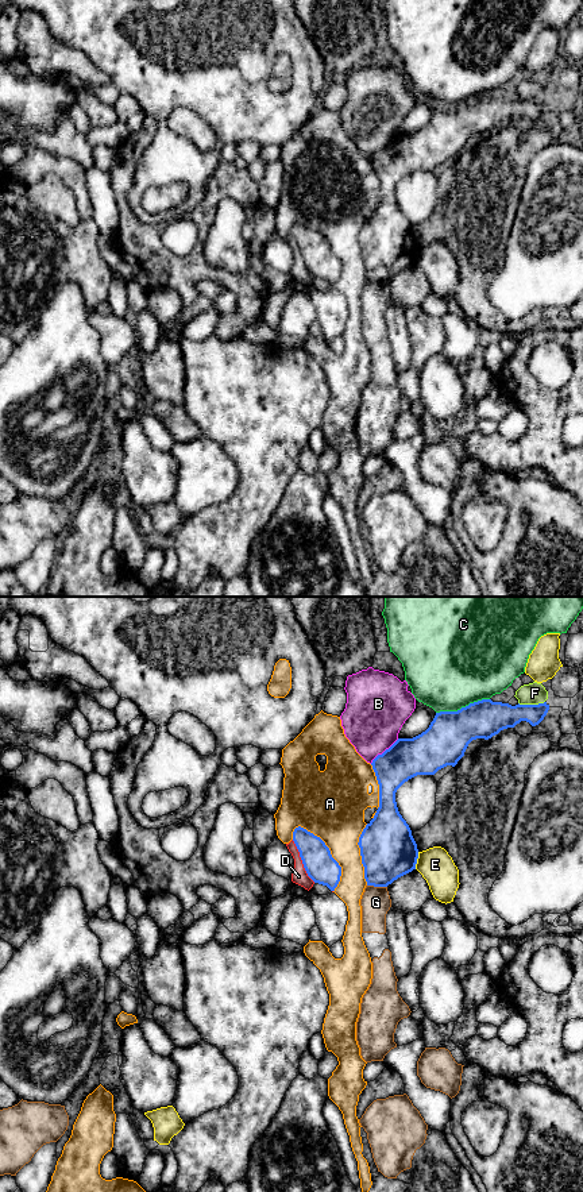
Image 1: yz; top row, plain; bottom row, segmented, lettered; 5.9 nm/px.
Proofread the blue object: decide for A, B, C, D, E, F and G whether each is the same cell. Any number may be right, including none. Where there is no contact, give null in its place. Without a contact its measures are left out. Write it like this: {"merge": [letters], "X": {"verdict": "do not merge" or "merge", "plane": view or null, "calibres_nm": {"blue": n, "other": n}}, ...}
{"merge": [], "A": {"verdict": "do not merge", "plane": "yz", "calibres_nm": {"blue": 180, "other": 360}}, "B": {"verdict": "do not merge", "plane": "yz", "calibres_nm": {"blue": 240, "other": 360}}, "C": {"verdict": "do not merge", "plane": "yz", "calibres_nm": {"blue": 260, "other": 500}}, "D": {"verdict": "do not merge", "plane": "yz", "calibres_nm": {"blue": 180, "other": 90}}, "E": {"verdict": "do not merge", "plane": "yz", "calibres_nm": {"blue": 320, "other": 200}}, "F": {"verdict": "do not merge", "plane": "yz", "calibres_nm": {"blue": 190, "other": 130}}, "G": {"verdict": "do not merge", "plane": "yz", "calibres_nm": {"blue": 320, "other": 180}}}

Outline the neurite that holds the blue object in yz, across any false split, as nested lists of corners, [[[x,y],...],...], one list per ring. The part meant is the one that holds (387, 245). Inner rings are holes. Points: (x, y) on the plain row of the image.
[[[482,94],[457,107],[436,108],[425,127],[413,134],[398,134],[389,144],[378,150],[371,161],[379,180],[379,202],[374,213],[363,224],[358,238],[367,281],[387,282],[398,273],[416,265],[418,254],[417,239],[395,197],[395,188],[405,177],[417,170],[435,170],[447,161],[455,162],[472,135],[489,135],[503,124],[514,123],[521,116],[536,121],[544,115],[548,105],[549,100],[547,97],[511,101]]]

